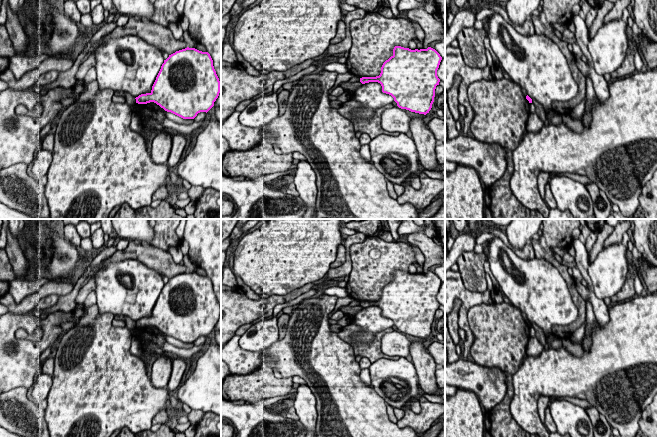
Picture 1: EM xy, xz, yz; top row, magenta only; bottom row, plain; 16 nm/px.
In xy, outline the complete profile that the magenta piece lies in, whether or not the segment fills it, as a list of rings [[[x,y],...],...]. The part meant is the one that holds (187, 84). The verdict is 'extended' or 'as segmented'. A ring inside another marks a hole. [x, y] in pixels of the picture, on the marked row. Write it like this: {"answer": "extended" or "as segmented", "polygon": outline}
{"answer": "as segmented", "polygon": [[[185,48],[164,60],[150,93],[136,97],[136,103],[154,102],[183,119],[208,112],[220,93],[220,81],[208,52]]]}

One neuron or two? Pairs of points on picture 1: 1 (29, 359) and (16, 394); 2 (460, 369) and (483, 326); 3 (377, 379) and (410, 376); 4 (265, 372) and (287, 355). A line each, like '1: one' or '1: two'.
1: two
2: two
3: one
4: two

